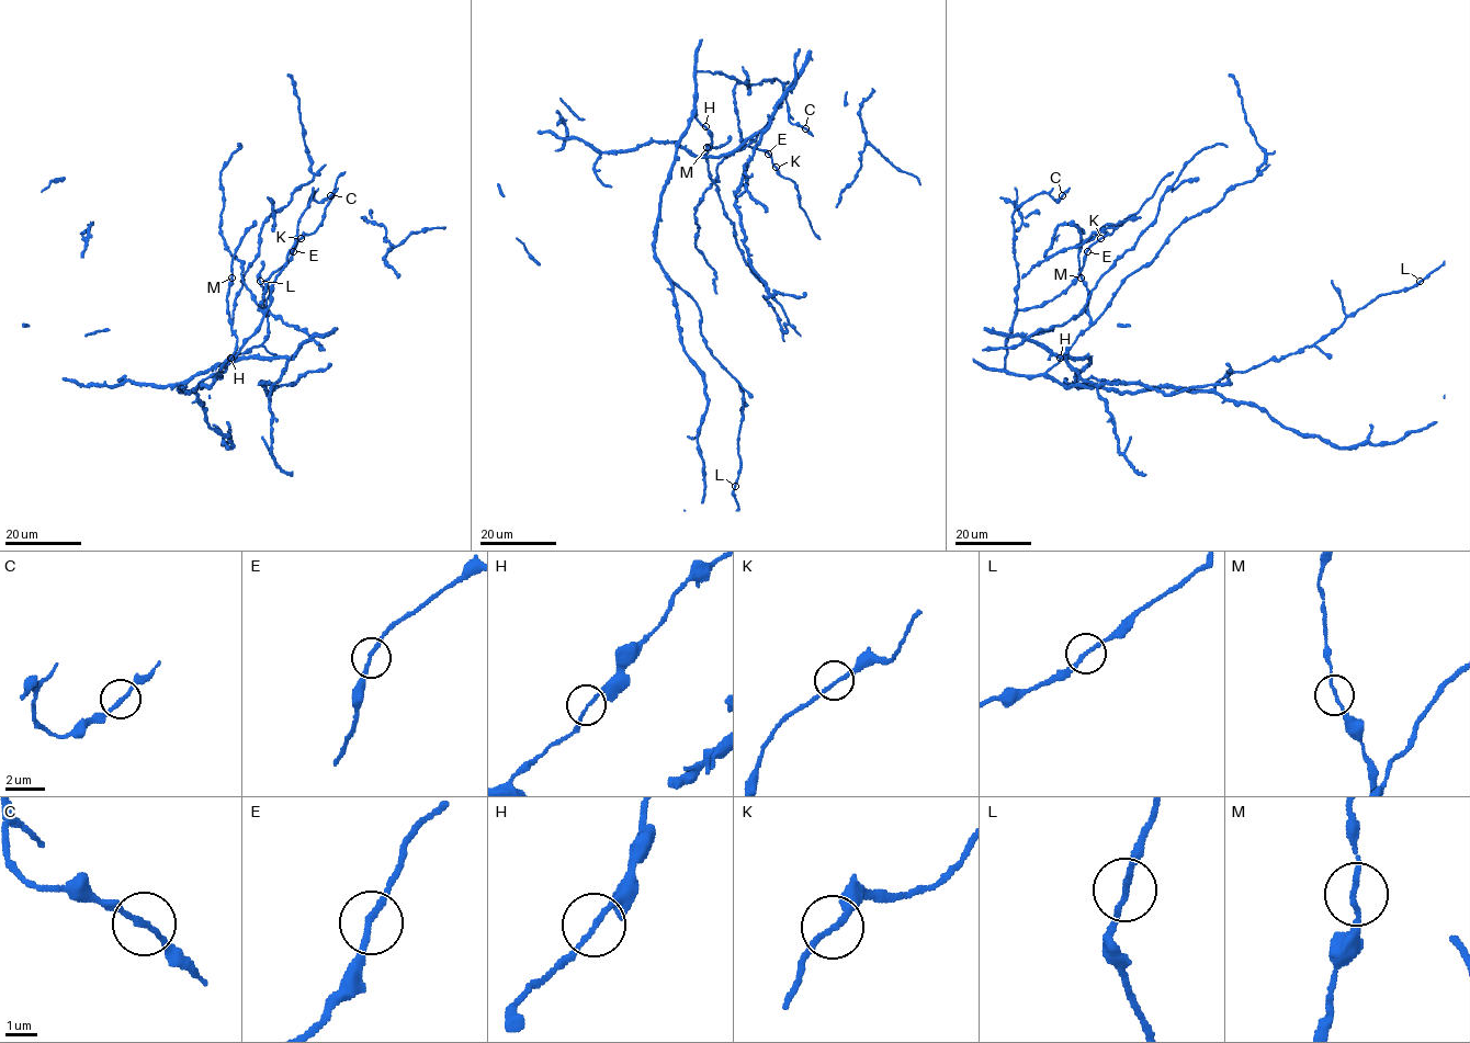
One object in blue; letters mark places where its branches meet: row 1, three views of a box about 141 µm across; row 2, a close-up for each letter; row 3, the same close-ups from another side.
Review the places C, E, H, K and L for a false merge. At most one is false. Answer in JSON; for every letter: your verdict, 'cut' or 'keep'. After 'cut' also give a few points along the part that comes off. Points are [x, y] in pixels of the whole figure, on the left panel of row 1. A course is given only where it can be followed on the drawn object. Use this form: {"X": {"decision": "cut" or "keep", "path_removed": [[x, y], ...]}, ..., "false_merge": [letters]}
{"C": {"decision": "keep"}, "E": {"decision": "keep"}, "H": {"decision": "keep"}, "K": {"decision": "keep"}, "L": {"decision": "keep"}, "false_merge": []}

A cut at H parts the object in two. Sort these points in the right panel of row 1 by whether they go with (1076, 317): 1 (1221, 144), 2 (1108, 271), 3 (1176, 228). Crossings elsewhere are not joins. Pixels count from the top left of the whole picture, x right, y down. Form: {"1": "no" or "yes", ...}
{"1": "yes", "2": "yes", "3": "no"}

